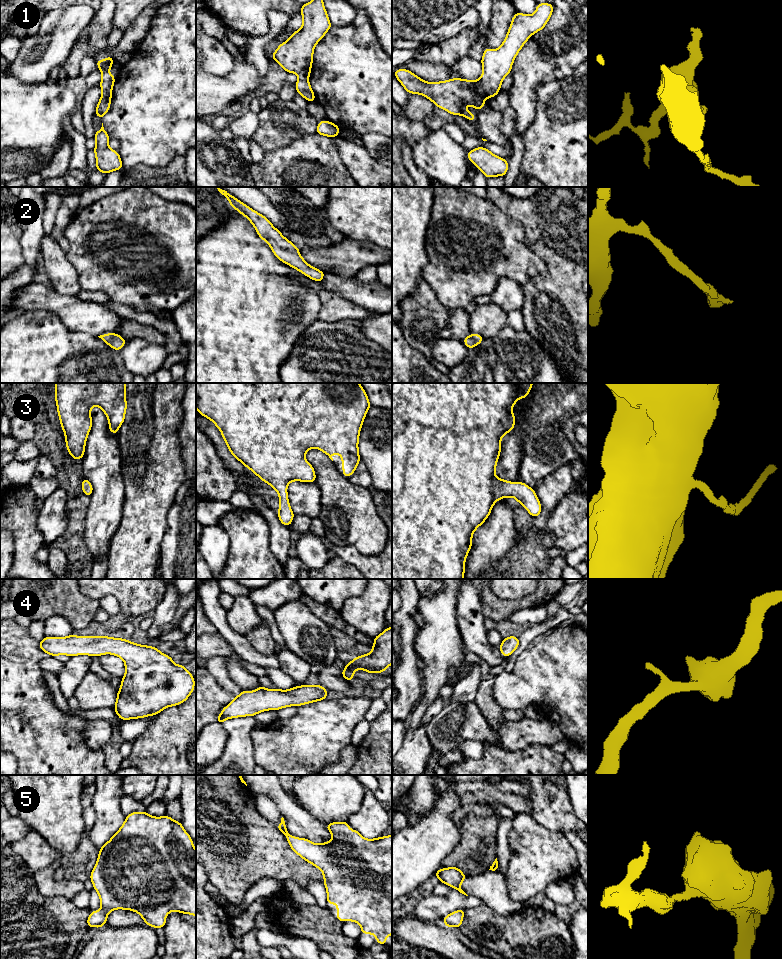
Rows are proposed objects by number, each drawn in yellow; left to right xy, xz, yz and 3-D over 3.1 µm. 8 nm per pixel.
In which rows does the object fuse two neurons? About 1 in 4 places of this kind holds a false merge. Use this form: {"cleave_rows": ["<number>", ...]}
{"cleave_rows": []}

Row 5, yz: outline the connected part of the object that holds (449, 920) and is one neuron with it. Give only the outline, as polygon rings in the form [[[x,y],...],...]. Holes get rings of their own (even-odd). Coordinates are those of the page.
[[[459,909],[455,912],[452,912],[450,914],[446,915],[443,918],[443,922],[444,922],[446,927],[458,927],[458,928],[460,928],[462,925],[464,914],[465,914],[465,910]]]

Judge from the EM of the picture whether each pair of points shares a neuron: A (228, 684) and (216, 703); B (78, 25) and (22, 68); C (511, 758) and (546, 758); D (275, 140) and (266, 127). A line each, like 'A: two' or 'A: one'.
A: two
B: one
C: one
D: one

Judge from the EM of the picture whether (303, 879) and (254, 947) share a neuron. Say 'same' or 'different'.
different

